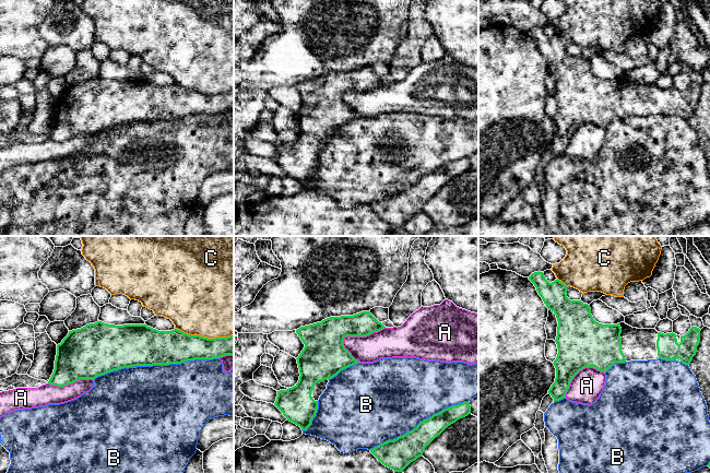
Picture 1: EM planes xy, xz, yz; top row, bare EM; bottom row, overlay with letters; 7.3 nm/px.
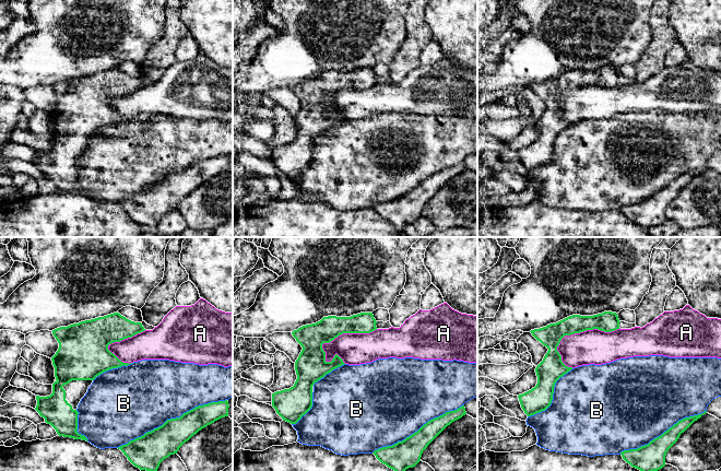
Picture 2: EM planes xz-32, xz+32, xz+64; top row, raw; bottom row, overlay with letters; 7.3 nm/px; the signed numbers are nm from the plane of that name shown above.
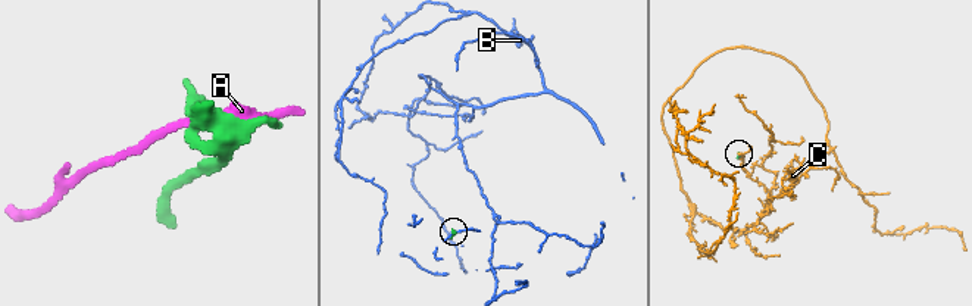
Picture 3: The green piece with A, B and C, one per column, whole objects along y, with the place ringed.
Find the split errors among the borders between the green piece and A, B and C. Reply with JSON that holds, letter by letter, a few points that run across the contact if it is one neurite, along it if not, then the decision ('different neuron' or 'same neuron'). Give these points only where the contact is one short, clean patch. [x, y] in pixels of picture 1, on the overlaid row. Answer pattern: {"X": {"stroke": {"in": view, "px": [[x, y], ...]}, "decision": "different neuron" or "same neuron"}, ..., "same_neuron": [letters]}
{"A": {"decision": "different neuron"}, "B": {"decision": "different neuron"}, "C": {"decision": "different neuron"}, "same_neuron": []}

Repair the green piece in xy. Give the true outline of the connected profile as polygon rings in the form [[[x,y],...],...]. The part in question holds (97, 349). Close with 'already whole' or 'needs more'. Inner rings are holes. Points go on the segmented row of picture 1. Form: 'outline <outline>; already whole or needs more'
outline [[[97,321],[76,330],[57,345],[55,369],[49,385],[63,387],[80,379],[92,379],[121,368],[181,364],[194,359],[213,359],[234,355],[234,335],[208,339],[178,329],[158,331],[146,324],[115,326]]]; already whole

